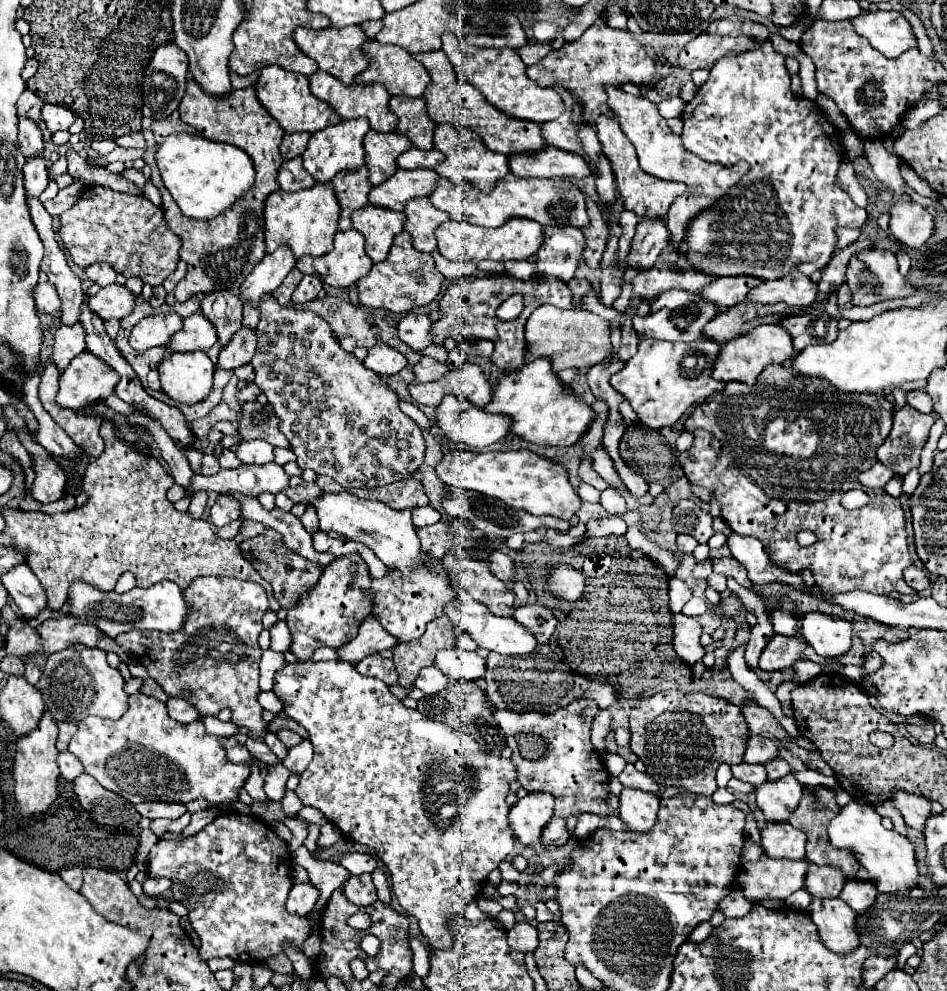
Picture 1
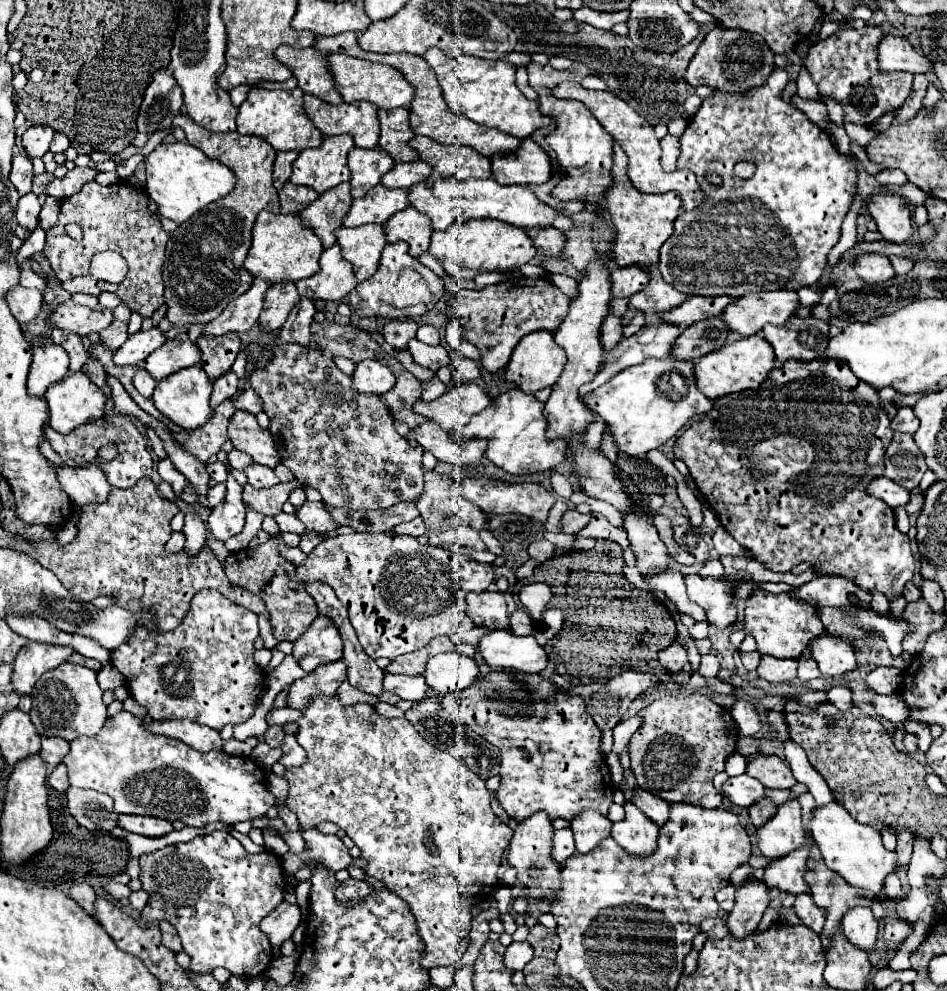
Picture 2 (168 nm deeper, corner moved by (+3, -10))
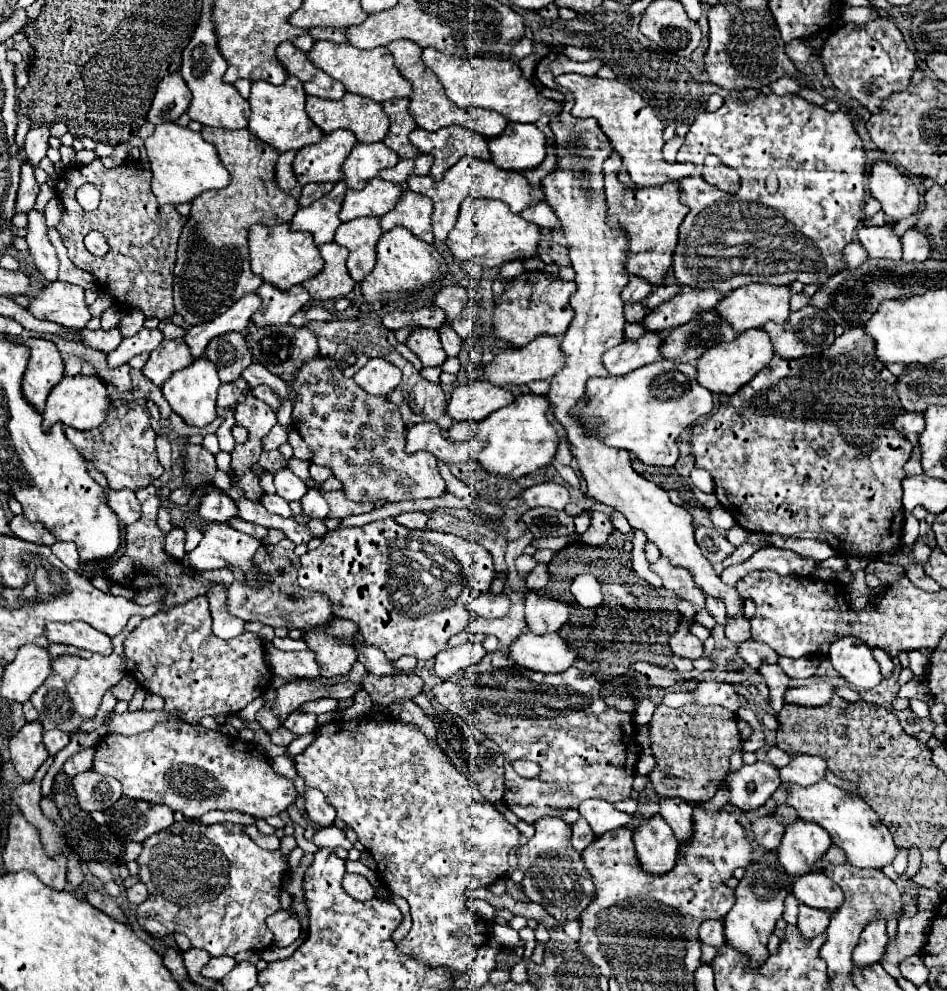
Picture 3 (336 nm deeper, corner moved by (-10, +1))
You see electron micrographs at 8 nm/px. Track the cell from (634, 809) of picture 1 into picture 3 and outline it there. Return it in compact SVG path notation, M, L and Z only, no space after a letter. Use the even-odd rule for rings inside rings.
M660 815L642 821L634 833L634 847L640 867L650 875L666 875L676 867L680 845Z

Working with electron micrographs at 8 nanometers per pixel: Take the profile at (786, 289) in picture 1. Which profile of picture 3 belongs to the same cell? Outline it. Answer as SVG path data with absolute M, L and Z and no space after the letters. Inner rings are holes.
M752 283L746 287L740 287L732 293L728 293L716 307L714 311L732 327L736 333L744 333L748 329L762 327L766 321L776 321L784 323L790 315L790 289L788 287L778 287L778 285L760 285Z

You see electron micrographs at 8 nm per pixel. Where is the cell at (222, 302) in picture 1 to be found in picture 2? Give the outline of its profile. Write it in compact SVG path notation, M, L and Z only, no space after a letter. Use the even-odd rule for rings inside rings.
M223 334L219 338L203 338L199 336L197 346L201 348L201 366L211 380L221 376L223 372L231 370L235 356L241 348L239 334Z

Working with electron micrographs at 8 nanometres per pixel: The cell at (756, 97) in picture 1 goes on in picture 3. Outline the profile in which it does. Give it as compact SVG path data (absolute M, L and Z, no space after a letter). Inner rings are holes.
M762 95L756 97L754 101L748 103L740 103L736 99L726 99L726 103L714 111L714 113L700 113L696 117L696 121L692 123L688 135L684 137L682 147L678 149L676 161L678 163L694 163L694 165L702 165L702 159L706 155L716 155L724 165L732 167L738 171L740 175L740 191L736 195L728 195L724 191L718 191L714 185L708 185L706 181L690 181L688 185L680 185L680 201L690 209L690 213L686 215L686 219L680 225L680 241L678 247L674 251L674 277L678 281L682 281L688 287L698 287L698 289L716 289L720 293L730 293L738 287L750 285L750 283L770 283L770 285L790 285L794 281L800 283L816 283L822 285L824 281L828 281L834 273L838 273L840 269L844 269L844 257L842 257L842 249L854 241L854 233L858 229L860 223L860 215L862 215L862 205L864 205L864 187L868 181L866 175L866 151L862 147L860 137L854 131L852 119L844 113L844 111L836 111L836 113L828 113L818 105L812 105L808 101L804 101L798 95Z

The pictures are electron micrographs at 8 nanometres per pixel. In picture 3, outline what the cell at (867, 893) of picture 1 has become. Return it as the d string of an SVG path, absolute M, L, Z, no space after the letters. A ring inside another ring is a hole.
M872 921L864 927L860 941L852 953L854 967L870 967L872 963L880 963L886 953L888 935L884 921Z

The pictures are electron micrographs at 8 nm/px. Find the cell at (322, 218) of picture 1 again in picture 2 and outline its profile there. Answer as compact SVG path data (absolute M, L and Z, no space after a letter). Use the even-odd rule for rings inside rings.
M263 210L253 226L253 244L245 260L245 268L271 284L275 282L297 282L301 278L309 278L319 270L319 256L323 252L323 244L317 234L303 224L299 214L273 214Z

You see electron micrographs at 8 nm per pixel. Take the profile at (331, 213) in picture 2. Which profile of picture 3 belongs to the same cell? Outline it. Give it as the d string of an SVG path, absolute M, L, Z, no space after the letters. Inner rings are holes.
M338 181L328 195L324 195L322 199L318 199L308 207L300 207L290 221L290 229L312 233L316 245L330 243L340 225L338 213L342 207L344 193L346 193L346 183Z

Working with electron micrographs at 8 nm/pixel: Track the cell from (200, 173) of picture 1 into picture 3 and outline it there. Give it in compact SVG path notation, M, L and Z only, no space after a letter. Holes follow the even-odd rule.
M176 123L158 125L154 133L144 141L144 147L148 151L152 171L150 187L162 205L190 203L200 193L208 189L222 189L230 183L230 173L220 163L216 147L204 141L200 133L190 131L188 127L180 127Z

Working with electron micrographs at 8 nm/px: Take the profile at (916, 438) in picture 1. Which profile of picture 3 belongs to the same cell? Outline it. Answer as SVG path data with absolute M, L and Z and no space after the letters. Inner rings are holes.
M918 445L914 447L914 453L912 453L912 459L904 465L904 471L908 477L912 475L920 475L922 473L922 467L920 467L920 459L918 459Z

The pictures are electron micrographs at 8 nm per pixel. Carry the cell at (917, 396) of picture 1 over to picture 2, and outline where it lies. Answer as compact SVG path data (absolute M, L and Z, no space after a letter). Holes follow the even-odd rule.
M899 406L897 408L897 414L891 422L893 430L895 432L907 432L907 434L913 434L917 428L919 428L919 420L915 418L911 406Z

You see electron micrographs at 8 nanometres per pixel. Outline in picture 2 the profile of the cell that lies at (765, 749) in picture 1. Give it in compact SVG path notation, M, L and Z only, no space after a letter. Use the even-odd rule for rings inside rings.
M759 754L747 762L749 776L757 778L767 788L791 788L797 780L793 778L791 768L787 768L785 760L773 754Z

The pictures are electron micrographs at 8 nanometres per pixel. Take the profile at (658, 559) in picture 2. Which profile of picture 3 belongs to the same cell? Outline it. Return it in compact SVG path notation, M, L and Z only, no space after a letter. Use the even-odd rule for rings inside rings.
M660 557L650 567L656 575L662 577L666 589L672 589L676 593L676 597L680 597L680 599L692 601L696 613L700 613L704 609L706 595L704 595L704 591L700 591L700 587L696 587L696 583L692 581L692 575L688 571L670 565L670 561L666 557Z

